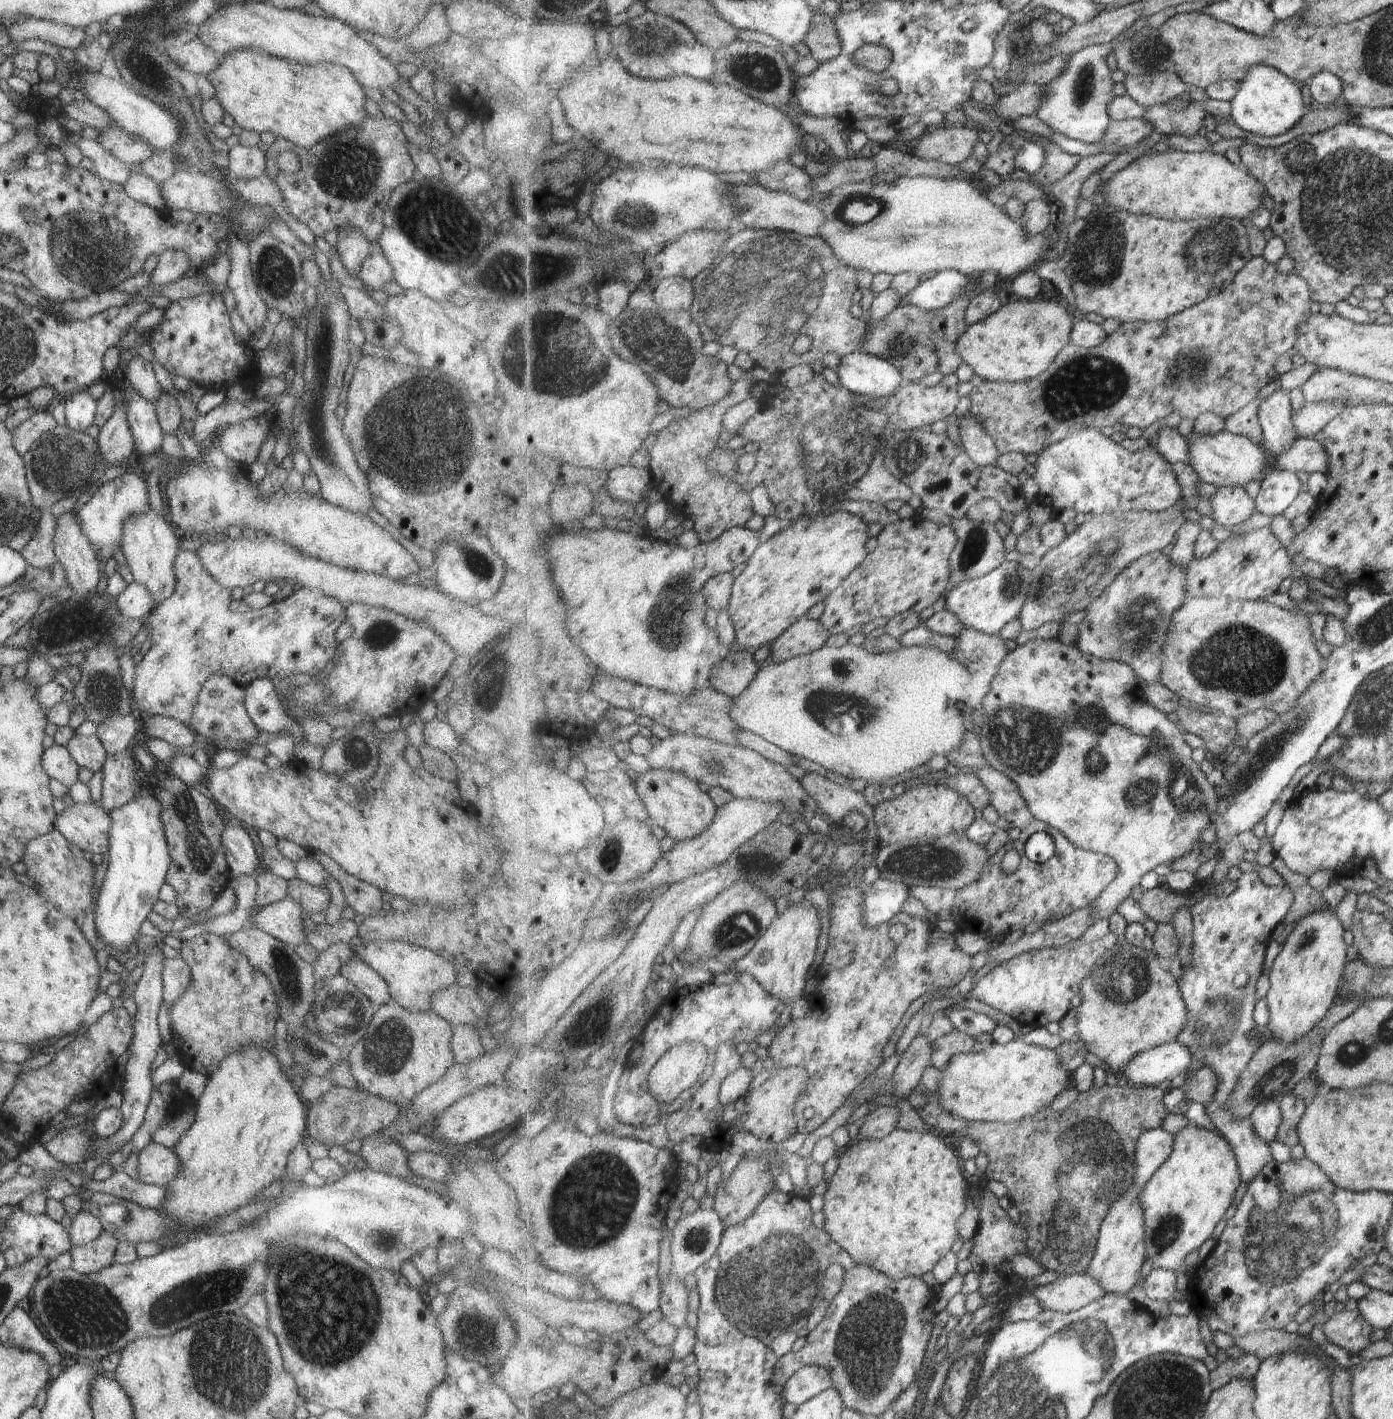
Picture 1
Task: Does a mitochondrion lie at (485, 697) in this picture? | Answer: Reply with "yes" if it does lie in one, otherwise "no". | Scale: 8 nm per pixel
no

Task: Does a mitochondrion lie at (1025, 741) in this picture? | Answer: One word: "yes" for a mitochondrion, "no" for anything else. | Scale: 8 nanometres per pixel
yes

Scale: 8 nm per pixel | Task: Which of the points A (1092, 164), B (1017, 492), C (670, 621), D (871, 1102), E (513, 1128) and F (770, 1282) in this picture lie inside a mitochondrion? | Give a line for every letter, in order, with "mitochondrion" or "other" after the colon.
A: other
B: other
C: mitochondrion
D: other
E: other
F: mitochondrion

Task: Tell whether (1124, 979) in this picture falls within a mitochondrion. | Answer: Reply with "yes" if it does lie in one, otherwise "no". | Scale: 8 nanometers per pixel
yes

